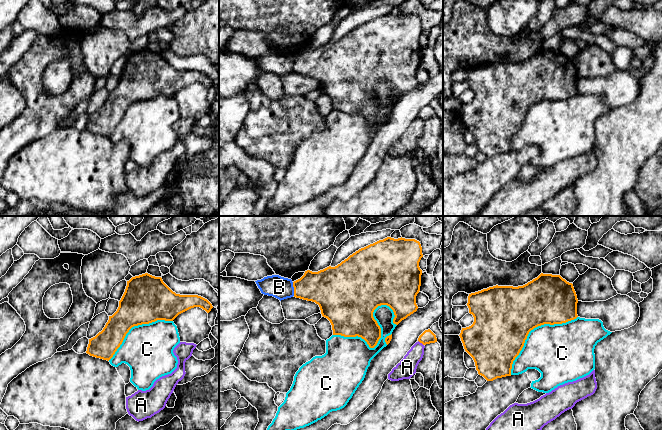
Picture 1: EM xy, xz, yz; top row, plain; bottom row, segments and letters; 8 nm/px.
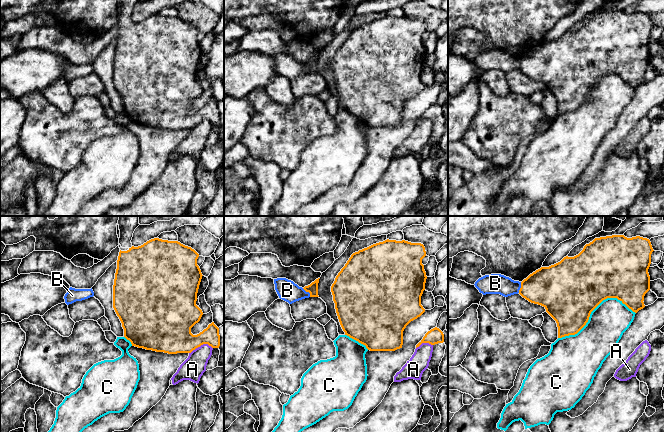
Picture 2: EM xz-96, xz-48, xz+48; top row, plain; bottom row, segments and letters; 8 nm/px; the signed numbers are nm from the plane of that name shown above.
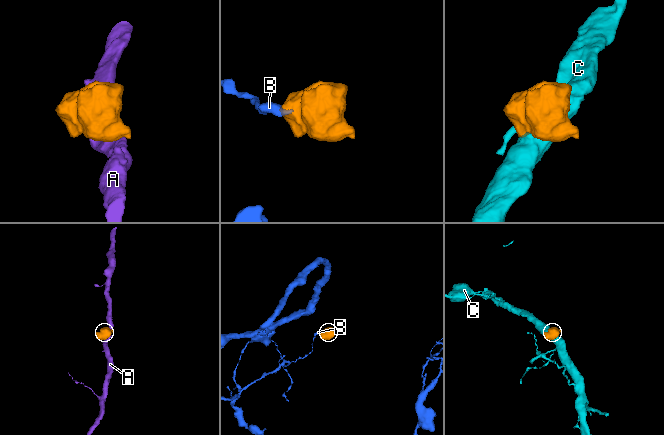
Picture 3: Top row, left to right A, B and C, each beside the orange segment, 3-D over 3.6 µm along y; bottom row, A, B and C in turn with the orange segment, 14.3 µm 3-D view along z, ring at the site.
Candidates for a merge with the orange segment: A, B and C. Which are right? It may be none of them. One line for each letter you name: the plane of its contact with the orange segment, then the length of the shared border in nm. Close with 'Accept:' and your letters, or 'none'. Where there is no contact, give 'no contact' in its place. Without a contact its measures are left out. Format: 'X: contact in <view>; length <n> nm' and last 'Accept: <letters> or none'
Accept: none

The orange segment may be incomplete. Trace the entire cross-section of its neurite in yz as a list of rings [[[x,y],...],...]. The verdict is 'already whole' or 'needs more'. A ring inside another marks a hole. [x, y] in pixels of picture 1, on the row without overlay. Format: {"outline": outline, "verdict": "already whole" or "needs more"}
{"outline": [[[541,49],[518,63],[496,61],[469,70],[467,82],[474,98],[462,104],[459,112],[479,151],[487,157],[511,152],[513,137],[522,126],[529,108],[544,100],[562,100],[576,95],[577,79],[573,60],[560,51]]], "verdict": "already whole"}

